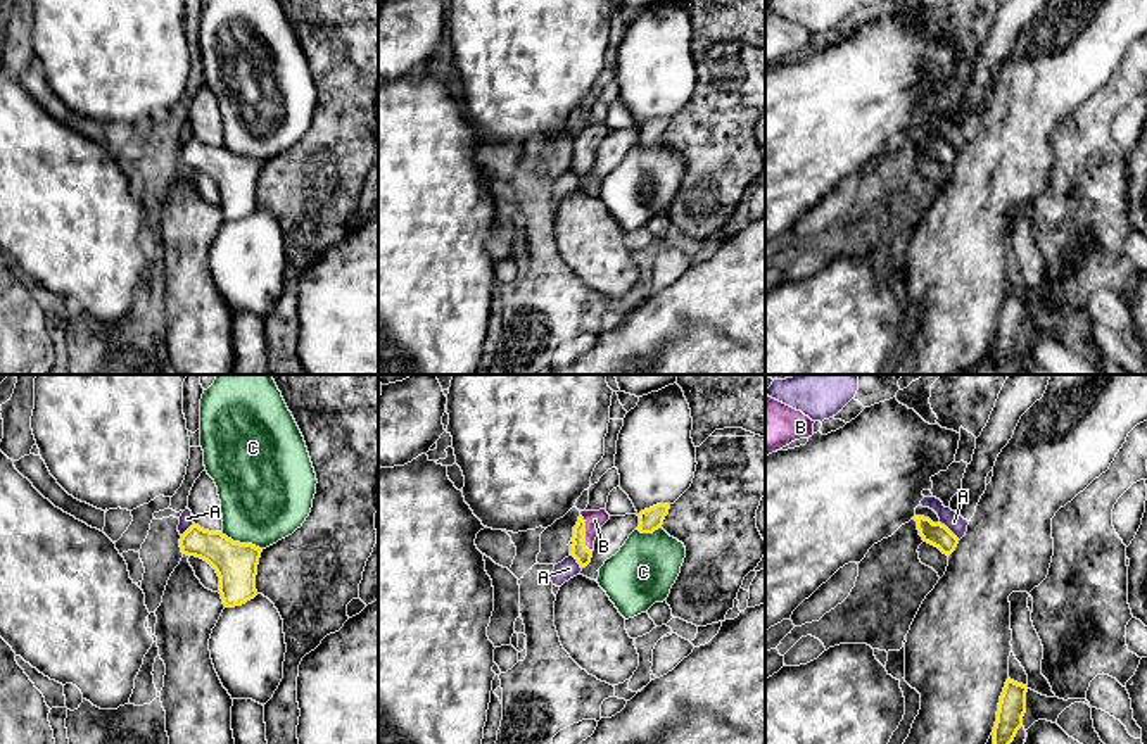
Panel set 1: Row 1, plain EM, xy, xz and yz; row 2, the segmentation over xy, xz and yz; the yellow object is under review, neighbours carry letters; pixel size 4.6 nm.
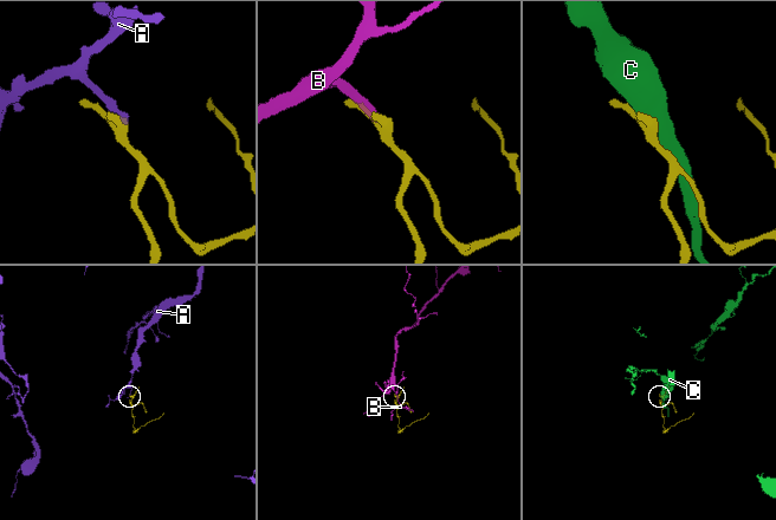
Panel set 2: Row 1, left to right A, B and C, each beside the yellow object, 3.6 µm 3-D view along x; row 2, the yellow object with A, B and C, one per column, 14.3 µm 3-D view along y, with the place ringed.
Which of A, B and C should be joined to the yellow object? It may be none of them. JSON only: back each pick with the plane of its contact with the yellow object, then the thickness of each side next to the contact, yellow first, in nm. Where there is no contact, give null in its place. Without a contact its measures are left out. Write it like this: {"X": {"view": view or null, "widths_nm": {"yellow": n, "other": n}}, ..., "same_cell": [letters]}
{"B": {"view": "xz", "widths_nm": {"yellow": 80, "other": 90}}, "same_cell": ["B"]}

